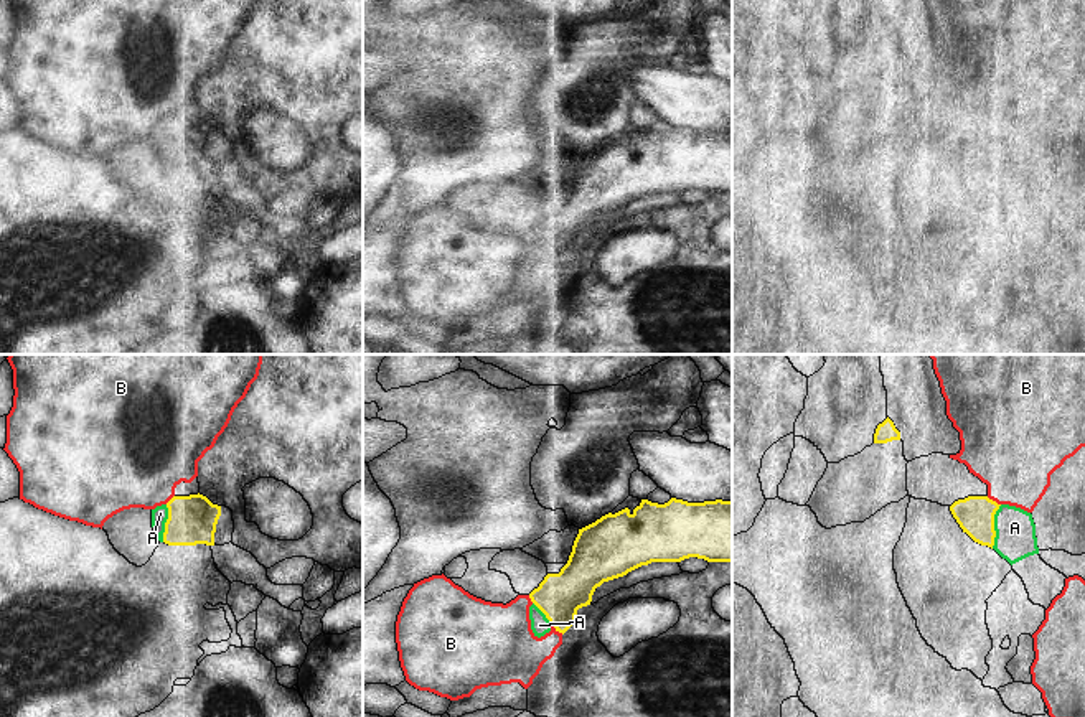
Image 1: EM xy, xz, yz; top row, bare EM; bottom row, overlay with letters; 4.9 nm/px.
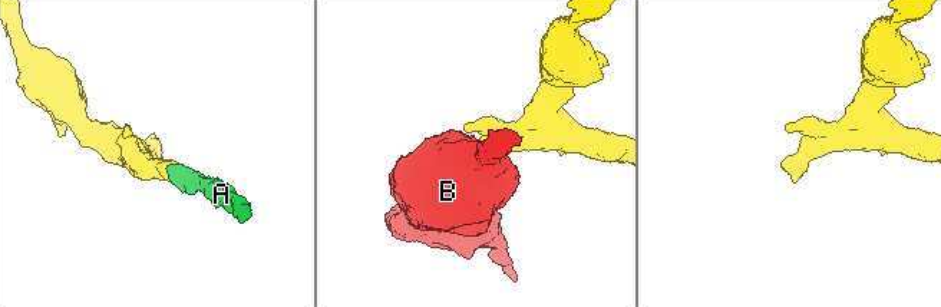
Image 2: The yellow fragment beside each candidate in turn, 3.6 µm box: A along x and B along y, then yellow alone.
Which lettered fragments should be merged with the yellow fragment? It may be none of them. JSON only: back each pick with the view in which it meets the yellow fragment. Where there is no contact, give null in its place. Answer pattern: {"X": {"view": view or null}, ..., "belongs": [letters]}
{"A": {"view": "yz"}, "belongs": ["A"]}

